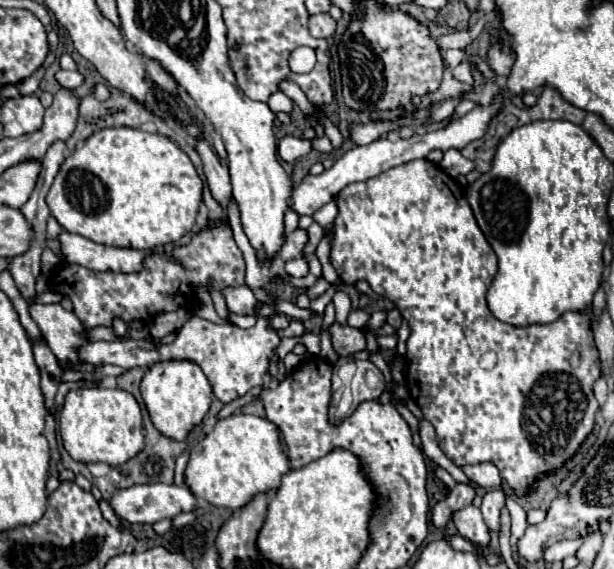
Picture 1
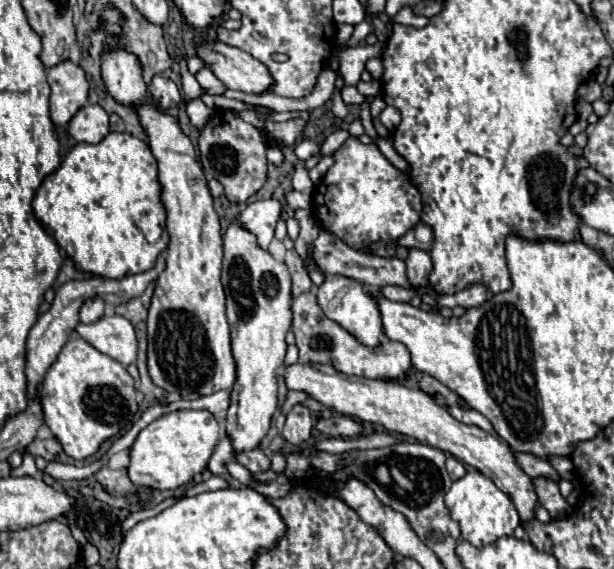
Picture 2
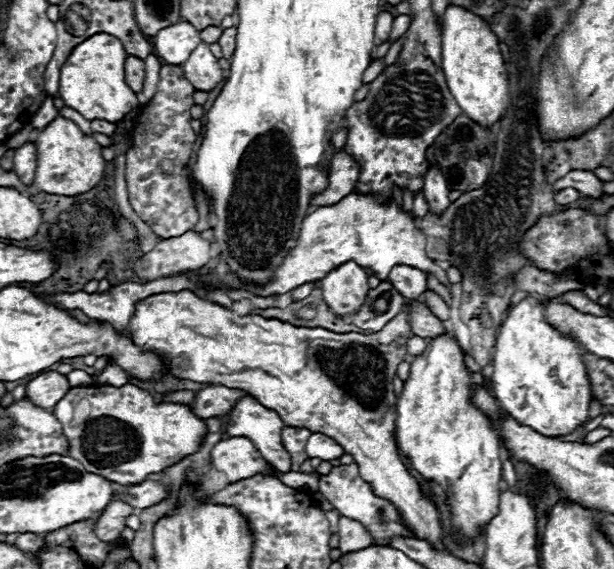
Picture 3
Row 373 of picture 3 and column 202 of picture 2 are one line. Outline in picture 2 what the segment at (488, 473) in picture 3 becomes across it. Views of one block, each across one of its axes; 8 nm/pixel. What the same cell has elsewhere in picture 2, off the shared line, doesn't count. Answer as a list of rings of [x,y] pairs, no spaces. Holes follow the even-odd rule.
[[[206,410],[166,412],[150,422],[130,446],[128,476],[138,486],[156,490],[176,490],[202,472],[220,440],[220,426]]]

